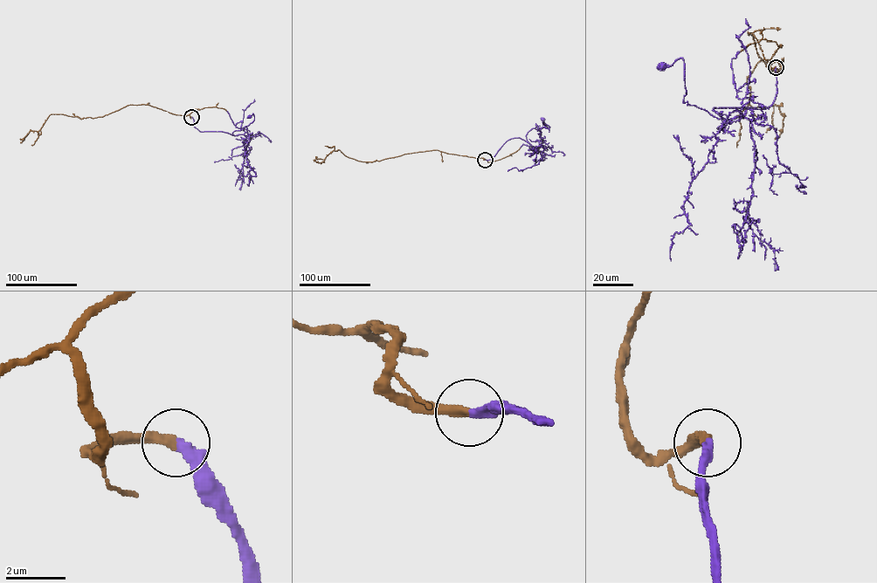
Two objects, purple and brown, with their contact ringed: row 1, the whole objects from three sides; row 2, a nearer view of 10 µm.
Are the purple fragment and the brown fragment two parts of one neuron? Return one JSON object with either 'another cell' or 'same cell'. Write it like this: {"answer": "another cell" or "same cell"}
{"answer": "same cell"}

